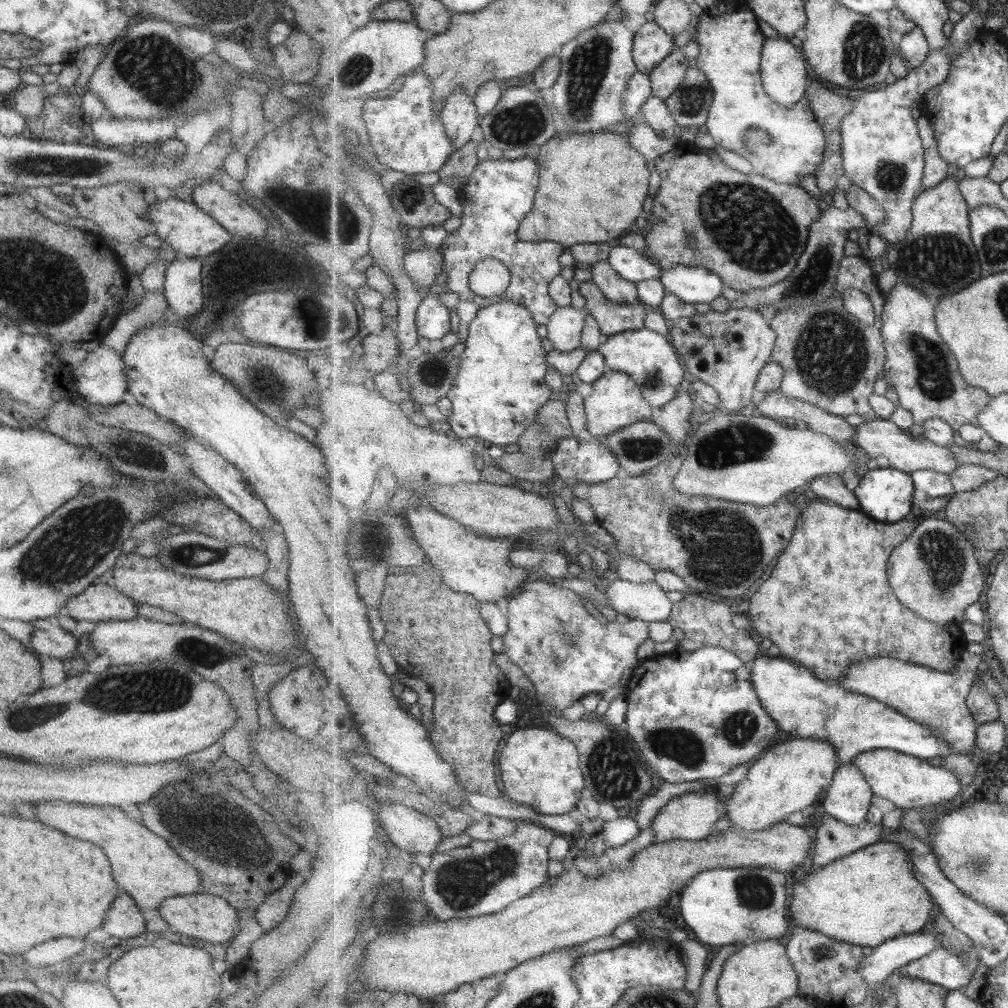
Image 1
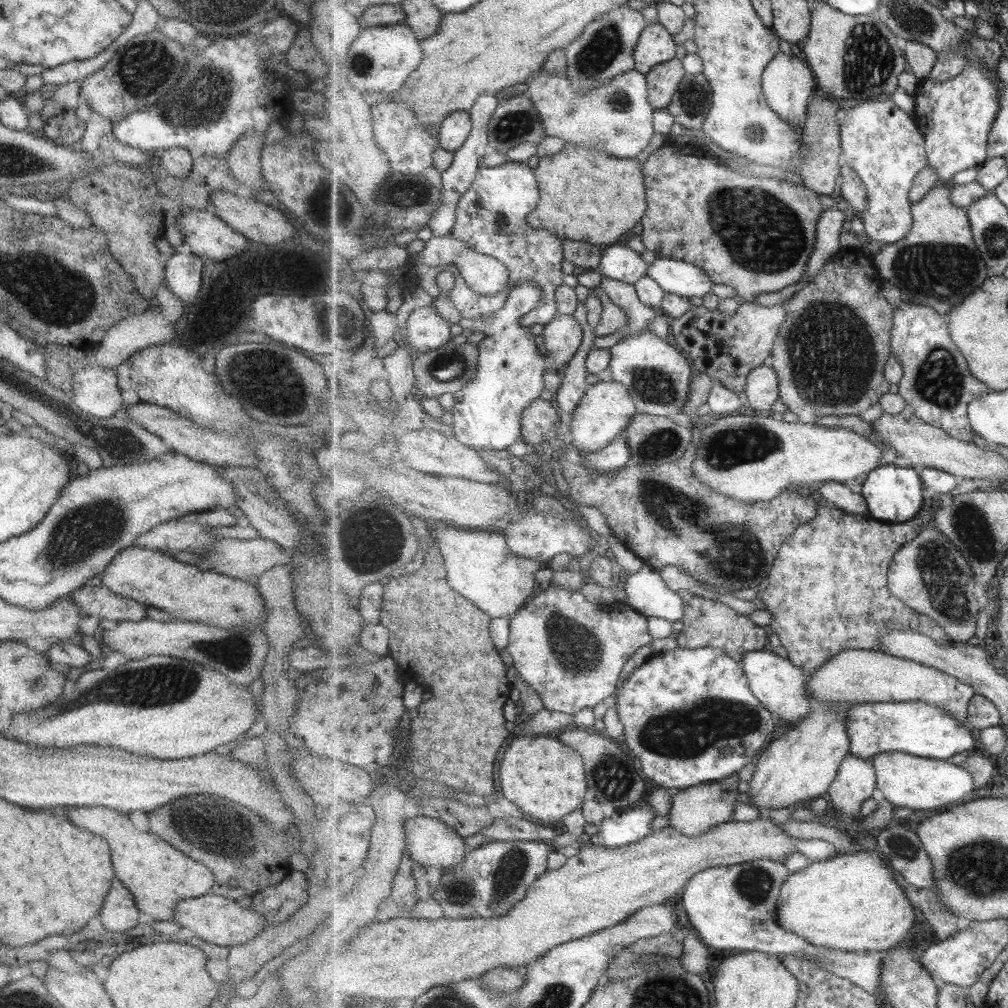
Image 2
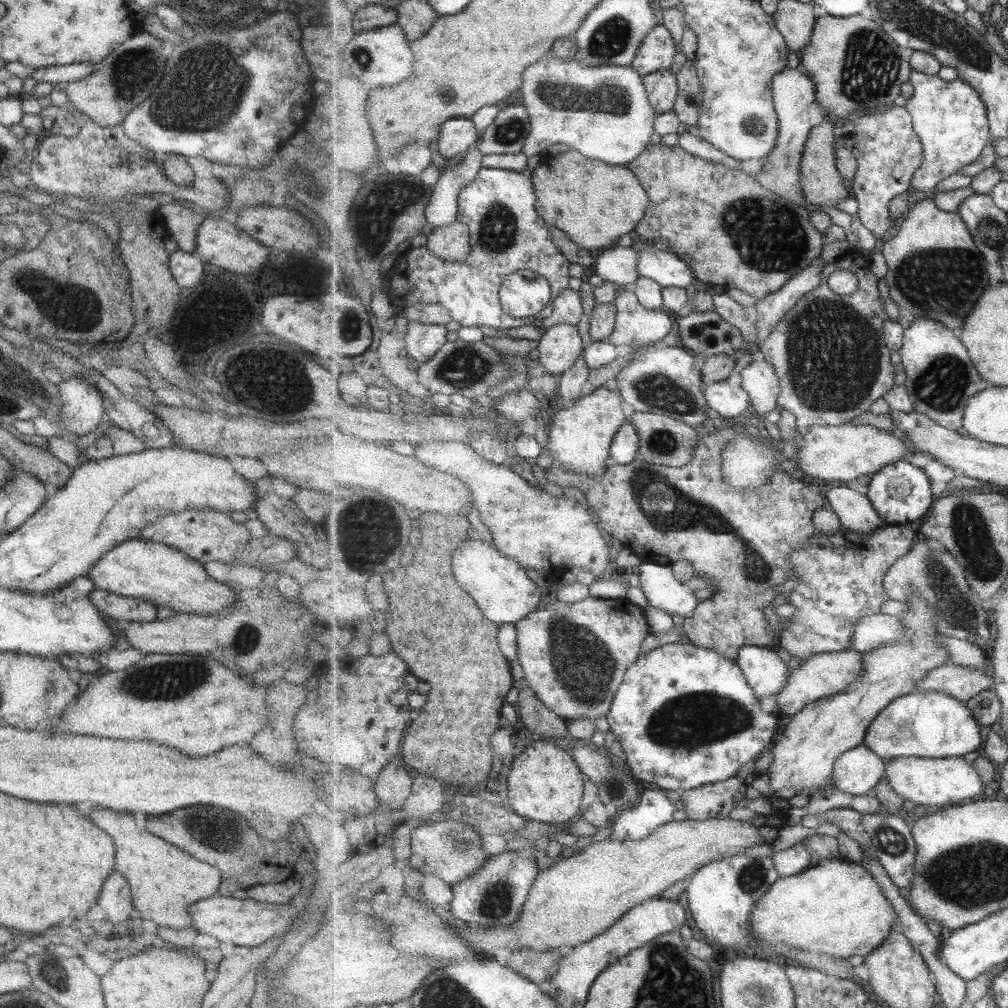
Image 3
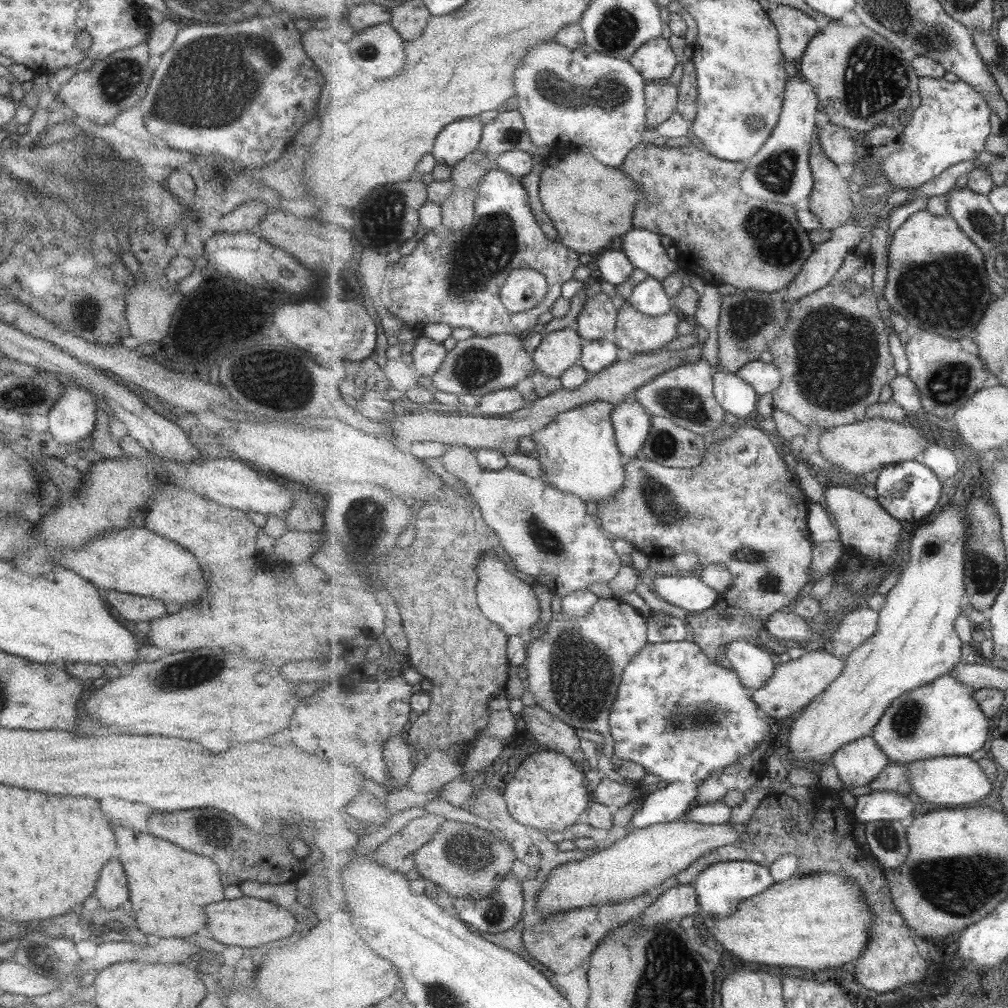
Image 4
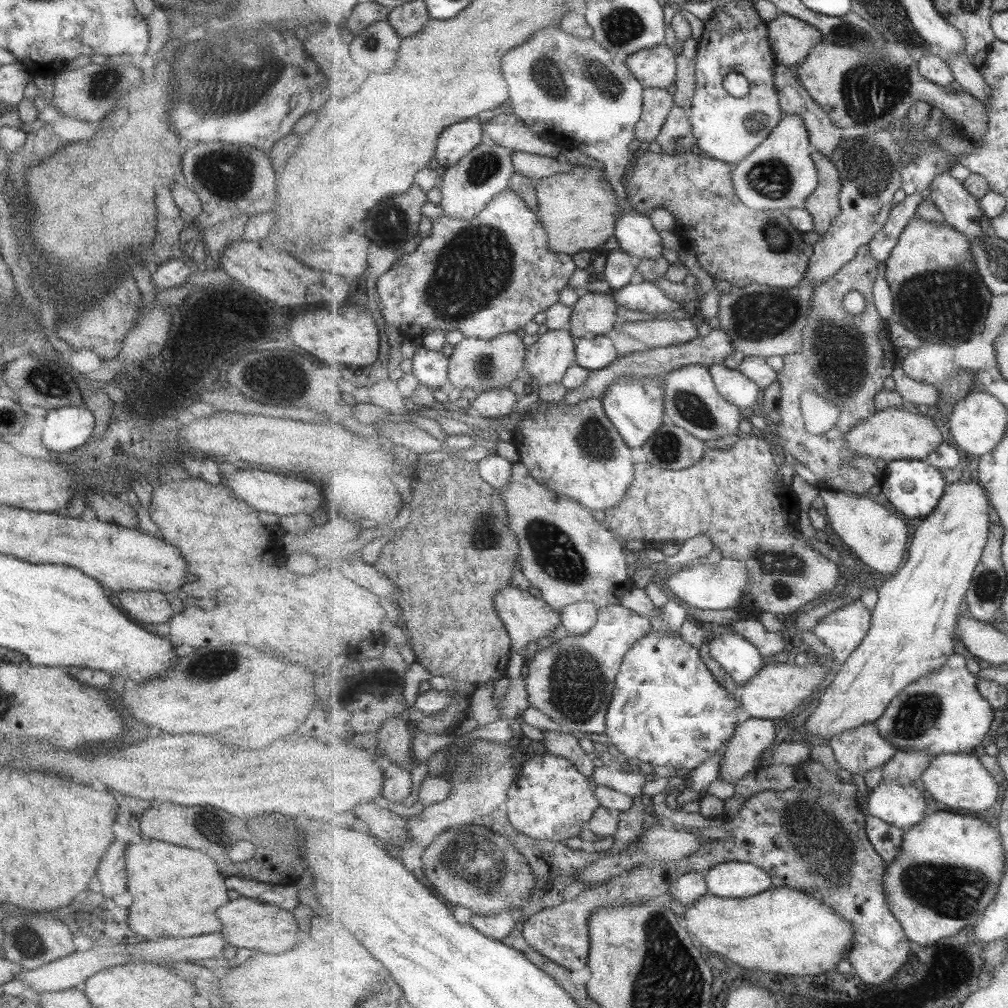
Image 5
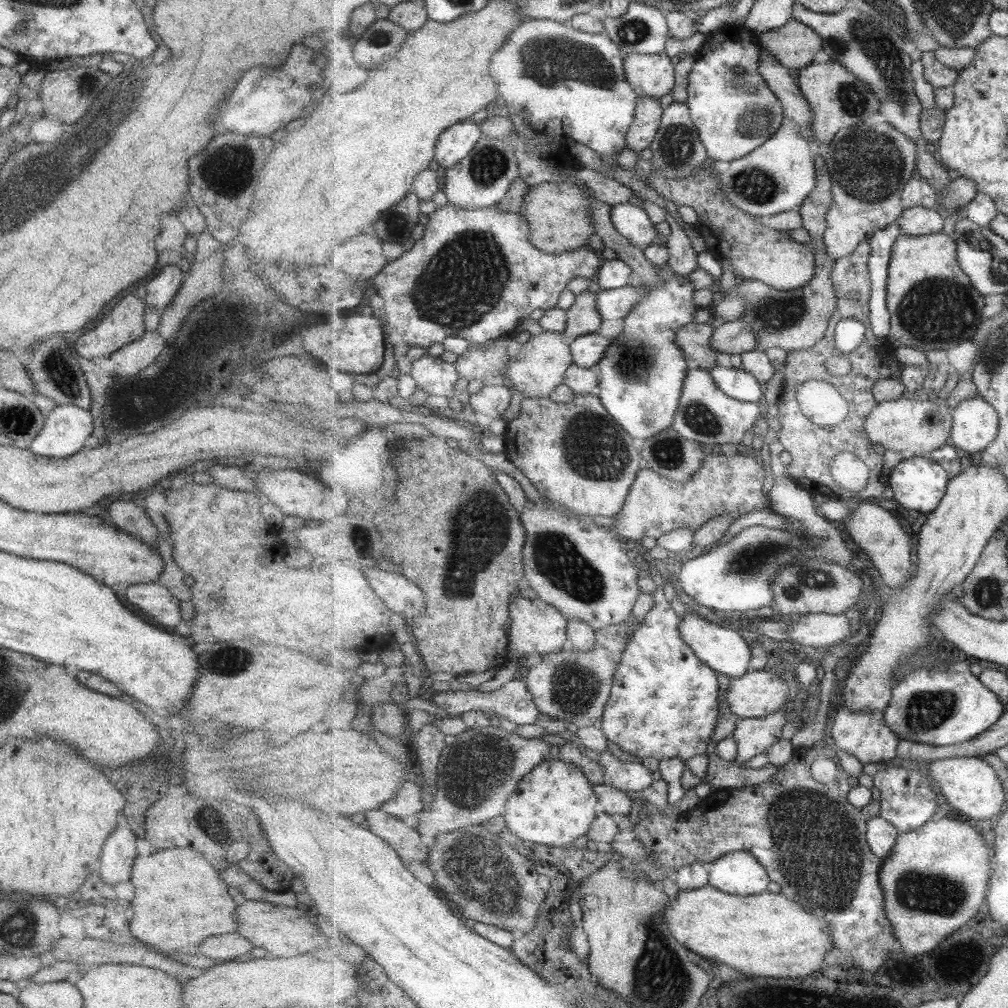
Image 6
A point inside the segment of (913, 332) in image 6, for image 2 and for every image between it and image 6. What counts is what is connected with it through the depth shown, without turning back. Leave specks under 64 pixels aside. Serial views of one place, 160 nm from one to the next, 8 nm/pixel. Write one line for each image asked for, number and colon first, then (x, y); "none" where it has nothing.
2: (939, 264)
3: (935, 268)
4: (938, 280)
5: (940, 296)

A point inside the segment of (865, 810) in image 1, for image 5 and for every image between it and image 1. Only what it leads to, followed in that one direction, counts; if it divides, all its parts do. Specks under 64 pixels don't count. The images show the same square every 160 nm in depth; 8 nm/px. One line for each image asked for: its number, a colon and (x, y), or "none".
2: (856, 781)
3: (858, 771)
4: (859, 763)
5: (859, 750)

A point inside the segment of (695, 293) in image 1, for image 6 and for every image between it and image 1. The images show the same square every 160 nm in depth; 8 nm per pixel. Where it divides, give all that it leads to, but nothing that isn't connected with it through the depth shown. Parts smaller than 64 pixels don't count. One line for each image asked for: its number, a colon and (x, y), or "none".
2: (676, 276)
3: (665, 267)
4: (644, 248)
5: (637, 235)
6: (633, 221)

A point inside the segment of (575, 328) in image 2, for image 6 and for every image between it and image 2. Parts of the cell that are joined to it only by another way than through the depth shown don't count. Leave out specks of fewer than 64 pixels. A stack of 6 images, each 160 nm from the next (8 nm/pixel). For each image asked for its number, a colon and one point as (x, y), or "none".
3: (560, 347)
4: (559, 351)
5: (550, 357)
6: (541, 365)

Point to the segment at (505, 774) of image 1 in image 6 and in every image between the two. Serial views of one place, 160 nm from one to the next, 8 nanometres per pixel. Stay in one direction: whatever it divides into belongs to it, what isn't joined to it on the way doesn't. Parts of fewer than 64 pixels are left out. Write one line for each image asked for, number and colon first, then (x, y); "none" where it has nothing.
2: (544, 777)
3: (545, 784)
4: (552, 793)
5: (551, 799)
6: (556, 803)

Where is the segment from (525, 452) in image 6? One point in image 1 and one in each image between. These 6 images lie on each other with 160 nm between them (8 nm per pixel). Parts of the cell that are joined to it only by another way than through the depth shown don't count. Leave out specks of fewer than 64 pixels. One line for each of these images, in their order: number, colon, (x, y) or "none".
1: (617, 401)
2: (603, 415)
3: (581, 435)
4: (579, 454)
5: (576, 451)

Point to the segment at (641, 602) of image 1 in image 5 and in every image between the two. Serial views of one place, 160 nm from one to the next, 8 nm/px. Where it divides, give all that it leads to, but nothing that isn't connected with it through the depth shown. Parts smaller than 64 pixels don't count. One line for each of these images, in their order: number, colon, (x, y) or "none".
2: (646, 592)
3: (660, 588)
4: (692, 594)
5: (707, 586)

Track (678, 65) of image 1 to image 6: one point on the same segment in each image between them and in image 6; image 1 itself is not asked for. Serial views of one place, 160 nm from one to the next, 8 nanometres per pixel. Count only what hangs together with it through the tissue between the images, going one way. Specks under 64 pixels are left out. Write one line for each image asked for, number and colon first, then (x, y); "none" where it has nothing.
2: (664, 80)
3: (662, 86)
4: (662, 97)
5: (658, 103)
6: (649, 115)

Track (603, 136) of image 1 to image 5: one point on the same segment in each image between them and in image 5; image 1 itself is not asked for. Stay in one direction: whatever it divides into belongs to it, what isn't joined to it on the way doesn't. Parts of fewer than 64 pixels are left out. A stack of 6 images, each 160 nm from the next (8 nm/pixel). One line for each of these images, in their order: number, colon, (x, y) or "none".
2: (587, 195)
3: (594, 202)
4: (590, 203)
5: (580, 208)

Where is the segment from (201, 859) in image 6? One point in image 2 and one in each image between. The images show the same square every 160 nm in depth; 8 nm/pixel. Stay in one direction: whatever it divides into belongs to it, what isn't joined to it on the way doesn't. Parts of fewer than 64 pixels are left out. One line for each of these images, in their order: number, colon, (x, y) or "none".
2: (157, 875)
3: (163, 880)
4: (168, 886)
5: (175, 891)

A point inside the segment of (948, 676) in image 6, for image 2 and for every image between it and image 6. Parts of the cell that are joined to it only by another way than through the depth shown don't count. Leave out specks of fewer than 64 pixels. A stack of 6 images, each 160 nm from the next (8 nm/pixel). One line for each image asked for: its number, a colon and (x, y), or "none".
2: (918, 728)
3: (929, 724)
4: (943, 718)
5: (944, 711)

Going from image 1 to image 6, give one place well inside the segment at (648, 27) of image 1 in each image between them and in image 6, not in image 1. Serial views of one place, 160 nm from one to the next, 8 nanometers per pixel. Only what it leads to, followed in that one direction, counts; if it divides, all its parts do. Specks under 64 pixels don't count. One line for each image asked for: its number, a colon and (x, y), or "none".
2: (656, 46)
3: (658, 51)
4: (655, 60)
5: (656, 67)
6: (654, 75)

